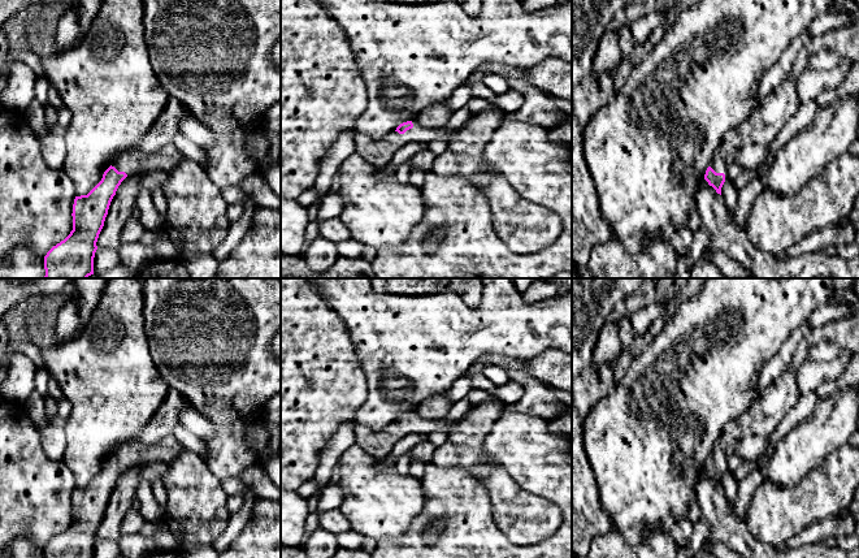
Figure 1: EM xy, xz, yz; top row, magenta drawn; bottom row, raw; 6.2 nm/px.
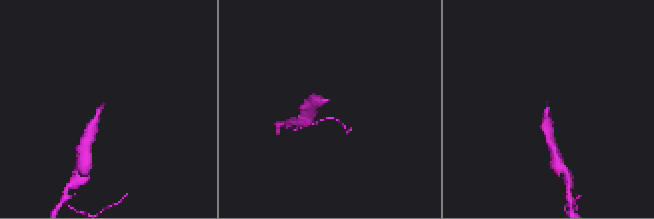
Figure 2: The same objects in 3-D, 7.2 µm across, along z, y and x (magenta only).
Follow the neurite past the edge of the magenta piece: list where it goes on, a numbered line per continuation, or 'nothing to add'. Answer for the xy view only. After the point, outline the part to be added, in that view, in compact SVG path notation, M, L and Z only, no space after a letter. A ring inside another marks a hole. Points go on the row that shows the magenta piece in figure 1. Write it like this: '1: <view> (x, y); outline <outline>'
1: xy (134, 160); outline M172 142L165 144L157 153L147 155L140 146L130 148L120 153L112 166L118 172L125 172L127 176L143 172L146 174L156 170L170 170L185 159L178 147Z

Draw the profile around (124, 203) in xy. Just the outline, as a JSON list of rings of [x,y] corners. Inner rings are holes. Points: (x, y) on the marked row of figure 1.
[[[138,172],[127,176],[118,186],[113,196],[104,226],[99,234],[96,246],[100,248],[112,247],[118,250],[121,242],[121,229],[136,208],[136,198],[140,193],[140,182],[147,174]]]

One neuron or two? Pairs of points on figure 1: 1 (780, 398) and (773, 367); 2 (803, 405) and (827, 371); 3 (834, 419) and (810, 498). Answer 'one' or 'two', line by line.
1: two
2: two
3: two

